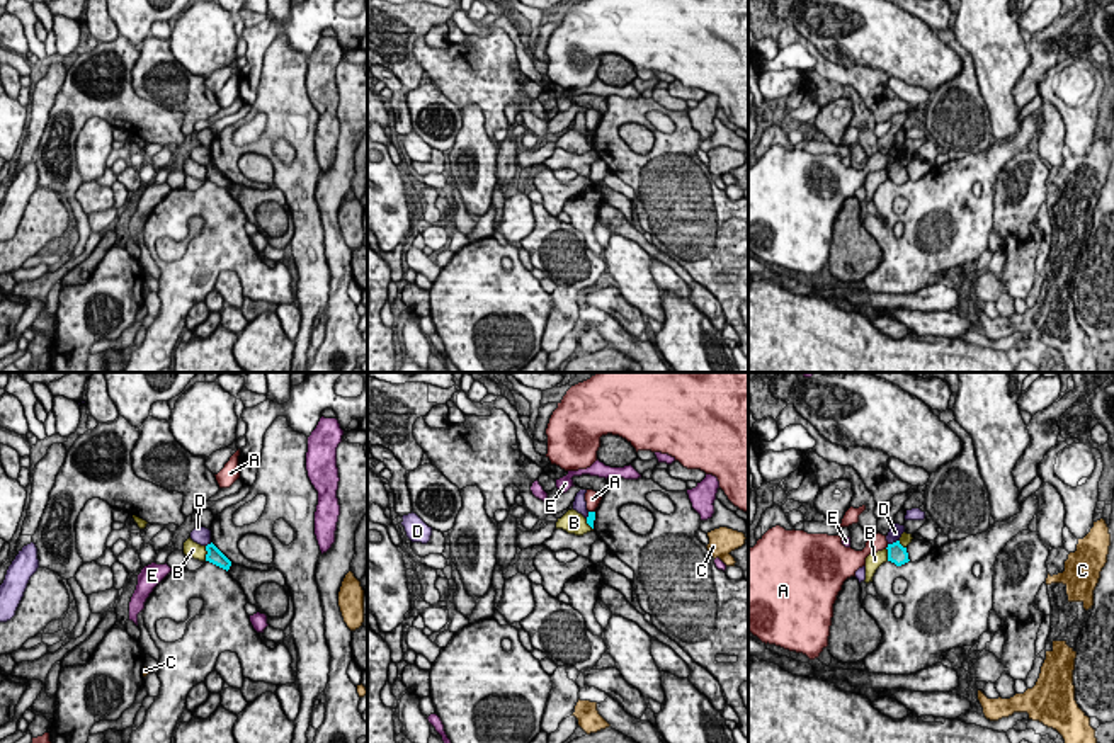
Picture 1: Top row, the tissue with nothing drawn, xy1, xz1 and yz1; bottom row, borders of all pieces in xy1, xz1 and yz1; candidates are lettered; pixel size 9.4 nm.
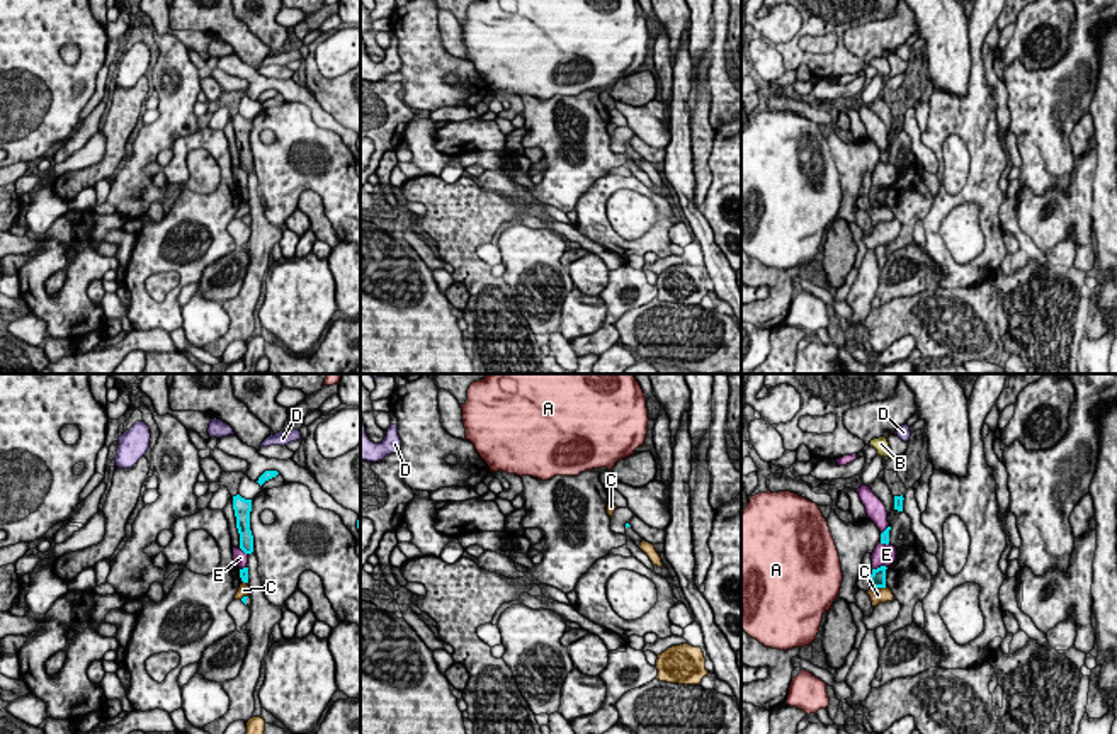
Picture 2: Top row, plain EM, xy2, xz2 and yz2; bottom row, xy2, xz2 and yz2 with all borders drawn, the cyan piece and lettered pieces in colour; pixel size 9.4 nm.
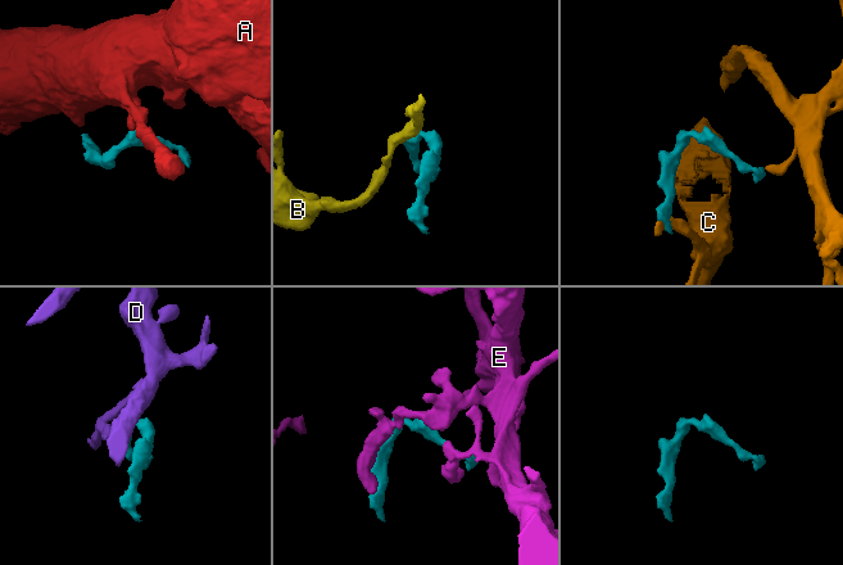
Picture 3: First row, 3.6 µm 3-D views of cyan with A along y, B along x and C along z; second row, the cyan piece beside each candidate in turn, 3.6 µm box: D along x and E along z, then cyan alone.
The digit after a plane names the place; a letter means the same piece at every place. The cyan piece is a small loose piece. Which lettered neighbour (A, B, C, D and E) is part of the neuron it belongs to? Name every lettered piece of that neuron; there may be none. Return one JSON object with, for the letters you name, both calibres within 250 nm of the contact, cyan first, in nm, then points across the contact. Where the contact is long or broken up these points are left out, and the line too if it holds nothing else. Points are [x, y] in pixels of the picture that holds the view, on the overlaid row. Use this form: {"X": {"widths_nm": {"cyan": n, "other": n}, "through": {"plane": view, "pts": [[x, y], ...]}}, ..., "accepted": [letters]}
{"accepted": []}

